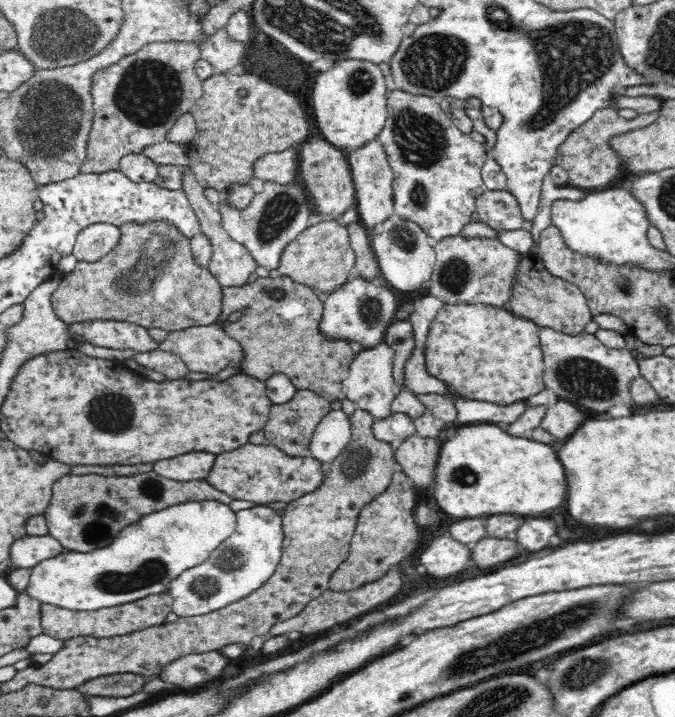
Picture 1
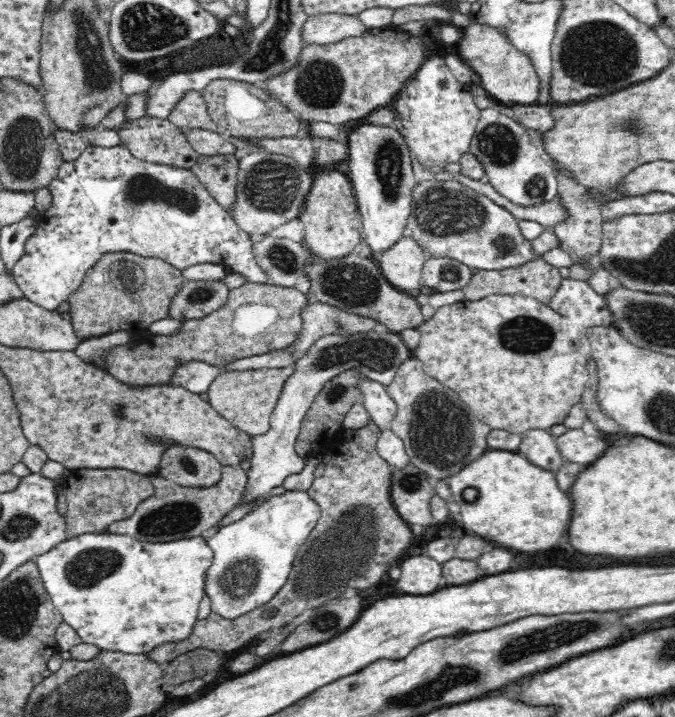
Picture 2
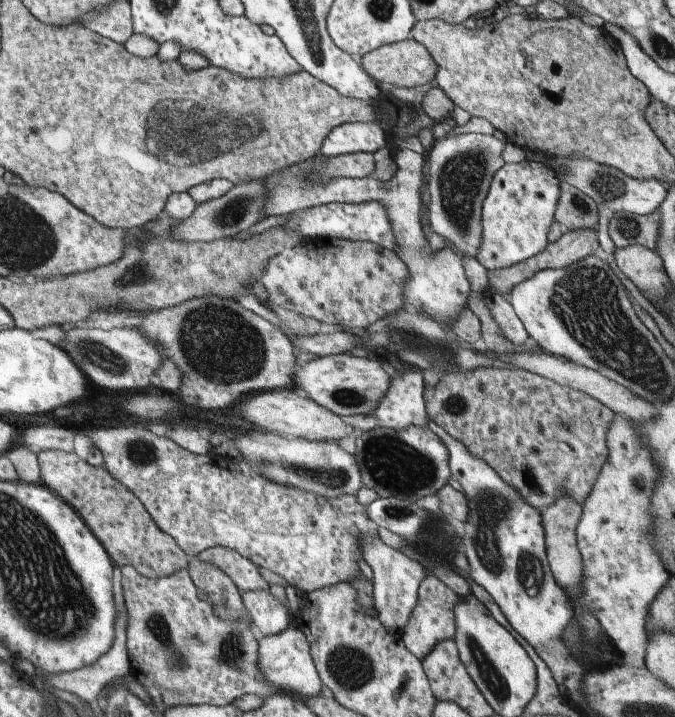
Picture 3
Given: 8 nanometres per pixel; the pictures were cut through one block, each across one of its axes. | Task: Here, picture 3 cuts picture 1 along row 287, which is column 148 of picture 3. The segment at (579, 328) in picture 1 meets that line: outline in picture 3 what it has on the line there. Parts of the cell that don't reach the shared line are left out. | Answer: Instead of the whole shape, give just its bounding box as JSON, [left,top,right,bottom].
[36,450,189,578]

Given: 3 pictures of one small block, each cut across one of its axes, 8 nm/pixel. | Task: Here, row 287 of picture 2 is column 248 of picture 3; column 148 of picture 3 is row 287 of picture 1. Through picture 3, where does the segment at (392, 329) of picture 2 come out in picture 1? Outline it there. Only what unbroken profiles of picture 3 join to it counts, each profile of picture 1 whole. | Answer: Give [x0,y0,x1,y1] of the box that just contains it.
[273,218,356,294]

